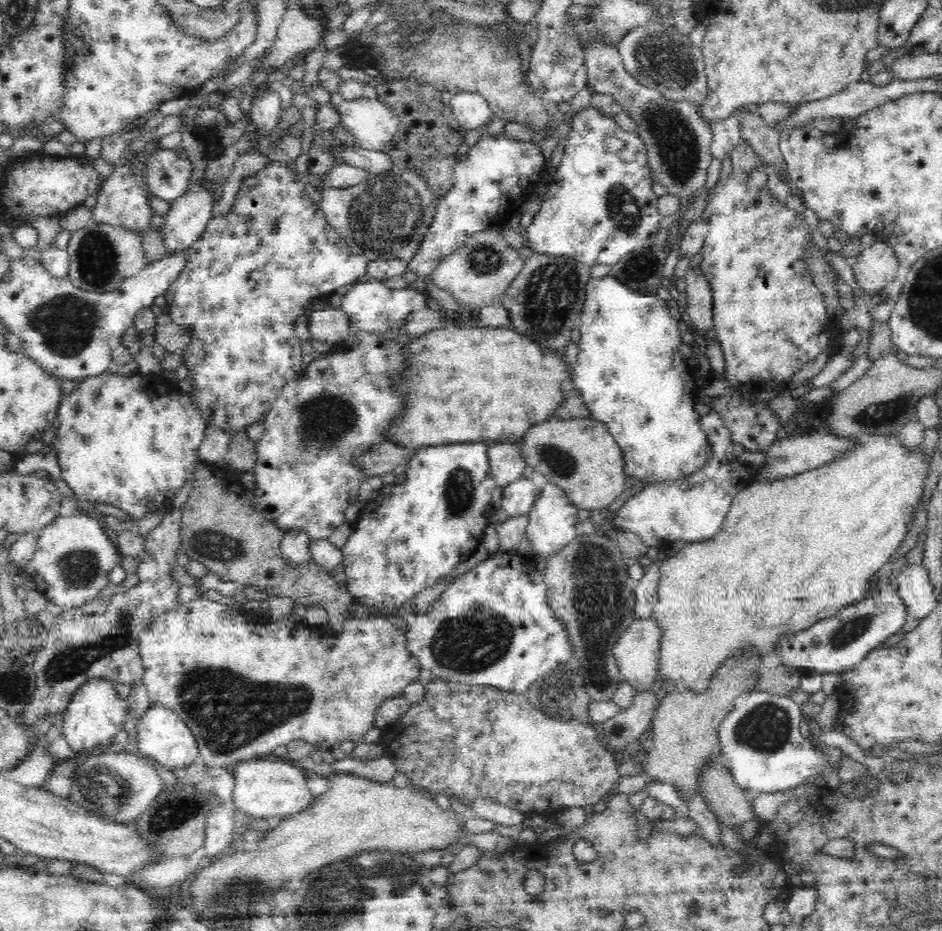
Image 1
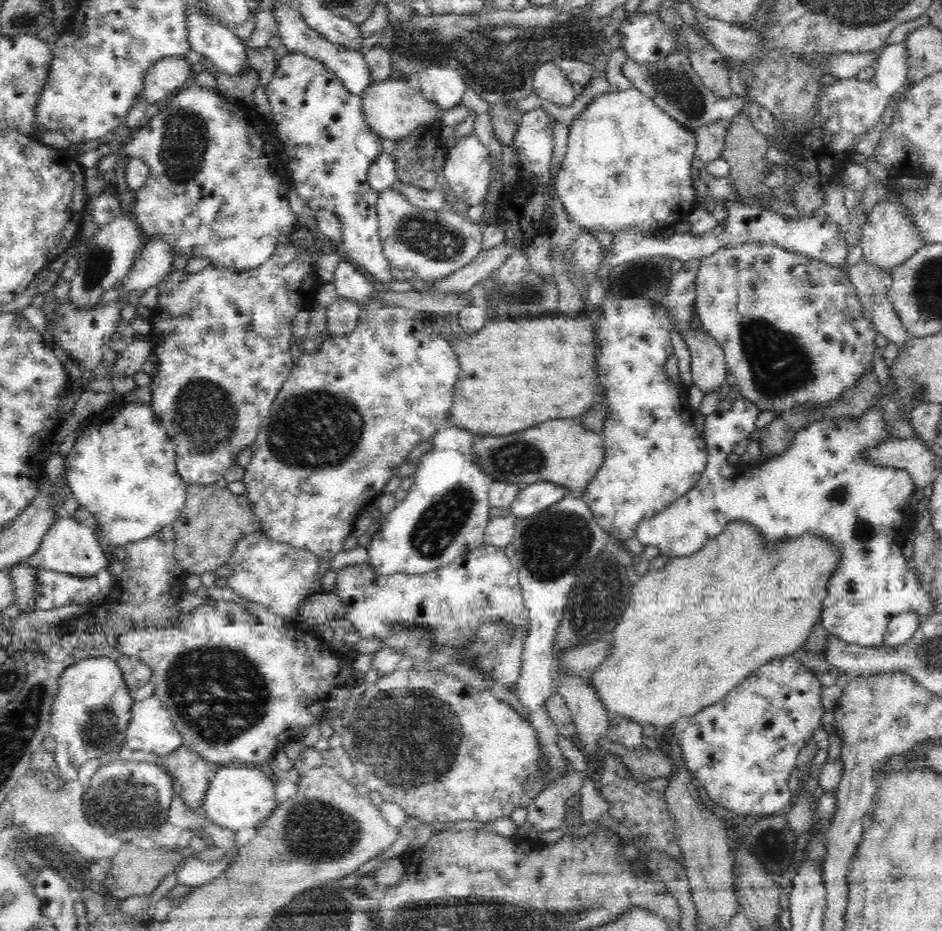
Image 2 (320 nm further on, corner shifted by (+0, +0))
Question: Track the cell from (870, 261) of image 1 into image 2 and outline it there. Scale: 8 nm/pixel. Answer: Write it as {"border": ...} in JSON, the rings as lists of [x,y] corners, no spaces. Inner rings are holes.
{"border":[[[880,200],[867,214],[861,236],[861,258],[866,264],[891,274],[896,266],[904,264],[922,245],[924,242],[905,215],[905,211],[895,202]]]}

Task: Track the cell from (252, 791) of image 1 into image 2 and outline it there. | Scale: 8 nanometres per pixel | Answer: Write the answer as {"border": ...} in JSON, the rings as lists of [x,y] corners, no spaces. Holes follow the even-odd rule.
{"border":[[[219,766],[216,776],[210,780],[210,788],[204,798],[205,810],[212,823],[236,831],[257,829],[279,808],[275,779],[270,779],[269,774],[270,768],[262,771],[258,766]]]}

